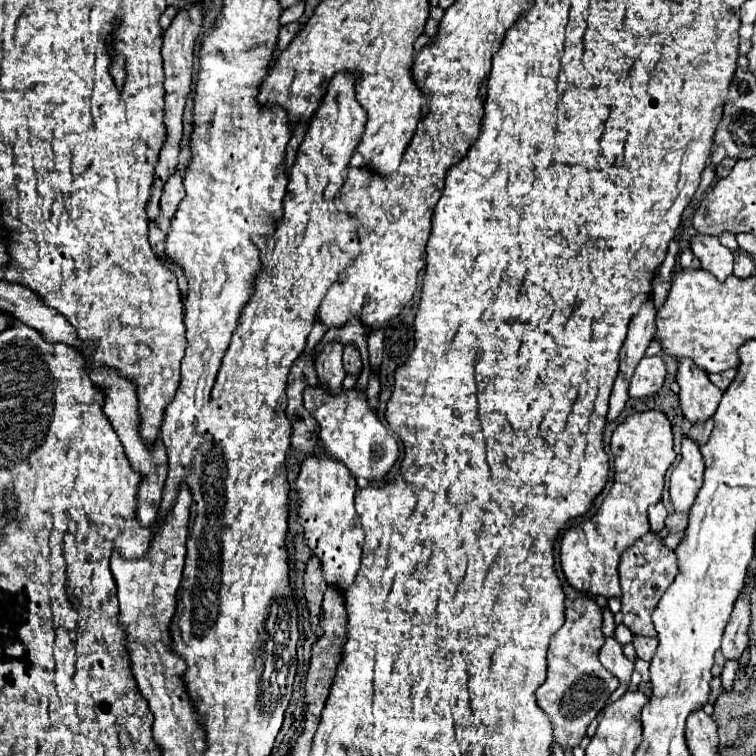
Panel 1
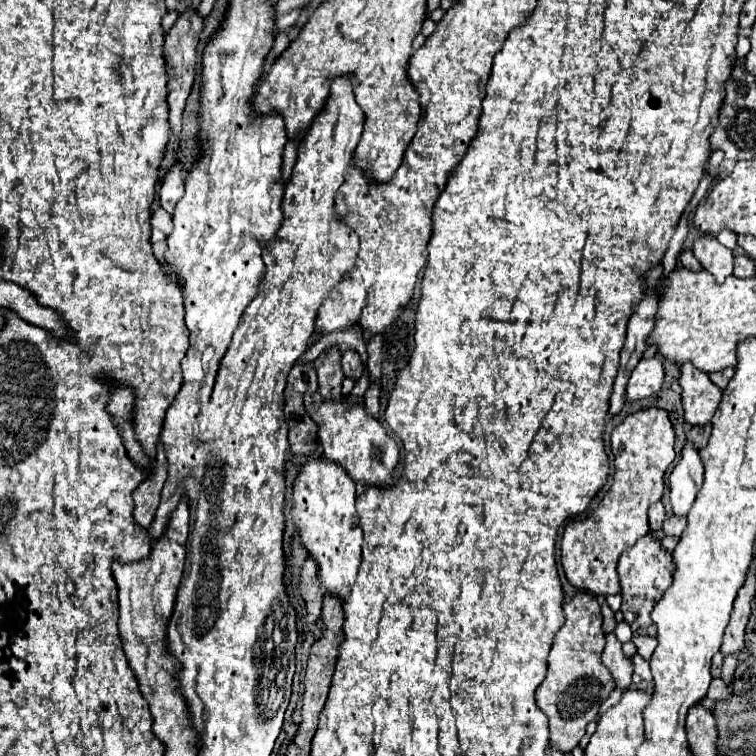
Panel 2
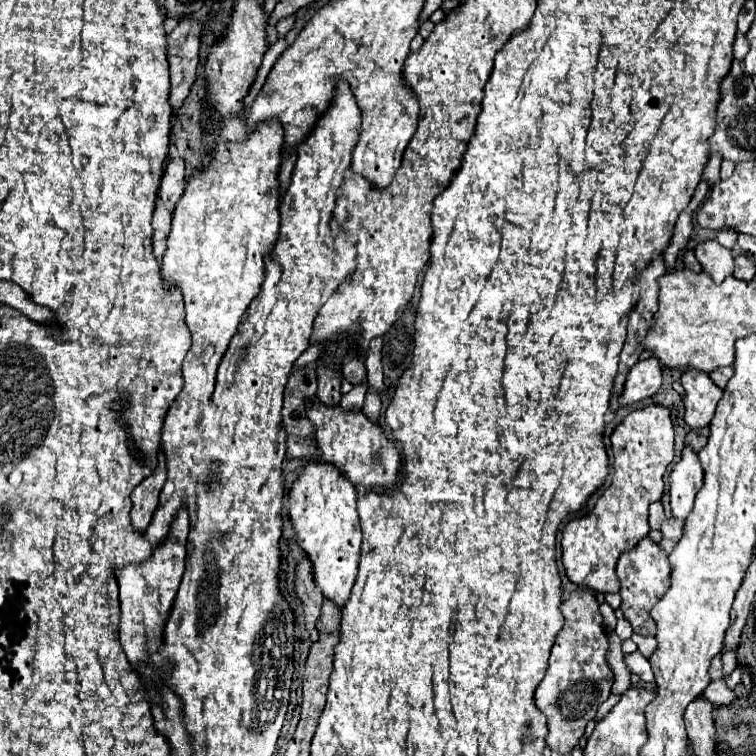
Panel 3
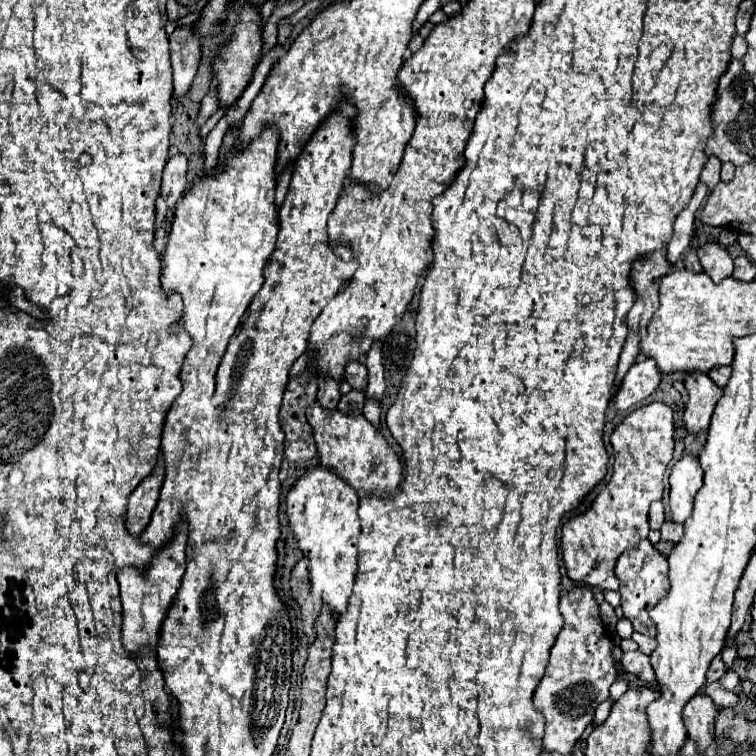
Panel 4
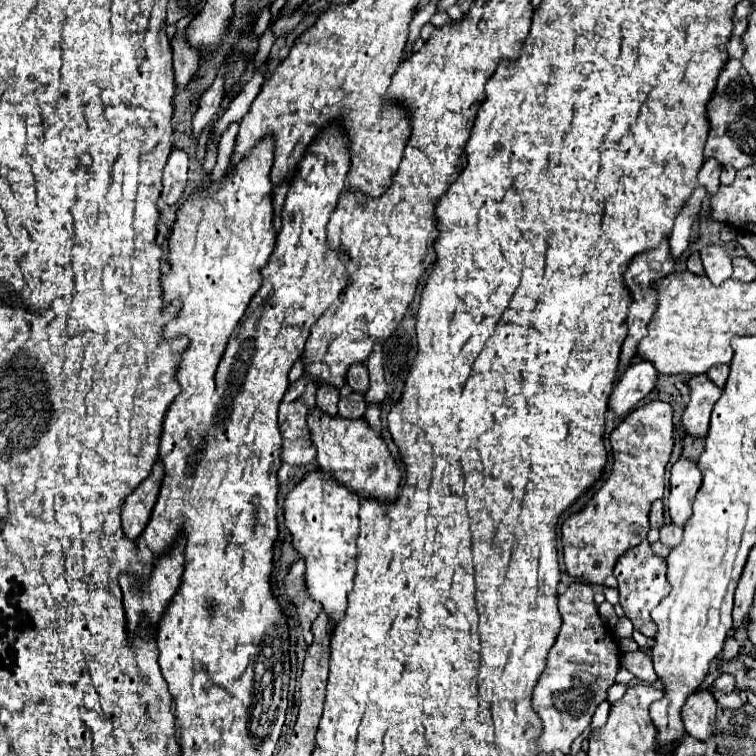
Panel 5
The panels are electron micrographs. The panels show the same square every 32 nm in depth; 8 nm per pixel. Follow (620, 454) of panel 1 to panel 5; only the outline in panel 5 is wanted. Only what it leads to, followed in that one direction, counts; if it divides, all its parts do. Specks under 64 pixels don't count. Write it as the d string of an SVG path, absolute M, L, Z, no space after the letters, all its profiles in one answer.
M648 402L636 410L632 410L610 434L612 444L612 472L608 480L594 492L594 496L584 504L584 508L576 514L570 514L562 524L562 546L564 546L564 564L566 572L576 580L584 580L588 584L604 584L616 588L616 578L612 574L616 560L630 548L638 546L646 540L650 530L648 512L654 500L664 494L664 470L672 454L672 406L668 402Z

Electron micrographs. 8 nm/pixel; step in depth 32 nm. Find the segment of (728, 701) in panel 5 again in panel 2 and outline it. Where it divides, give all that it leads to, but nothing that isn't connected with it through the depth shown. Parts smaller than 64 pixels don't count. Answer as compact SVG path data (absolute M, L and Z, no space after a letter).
M714 678L710 683L710 690L706 694L706 698L710 702L720 702L720 700L728 700L732 696L732 687L727 686L721 678Z

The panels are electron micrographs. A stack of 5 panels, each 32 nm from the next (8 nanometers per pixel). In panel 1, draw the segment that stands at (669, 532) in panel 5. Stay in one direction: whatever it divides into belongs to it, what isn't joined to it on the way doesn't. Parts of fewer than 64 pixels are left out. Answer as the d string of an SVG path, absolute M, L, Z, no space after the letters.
M670 514L666 518L666 530L668 532L684 532L686 530L686 524L688 524L688 514Z

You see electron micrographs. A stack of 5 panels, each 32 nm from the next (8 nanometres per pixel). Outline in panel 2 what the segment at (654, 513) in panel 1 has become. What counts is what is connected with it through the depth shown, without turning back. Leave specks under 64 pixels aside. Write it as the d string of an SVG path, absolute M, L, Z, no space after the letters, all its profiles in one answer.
M662 502L652 504L648 512L650 512L650 530L660 530L662 528L662 522L664 522L664 516L666 516Z

